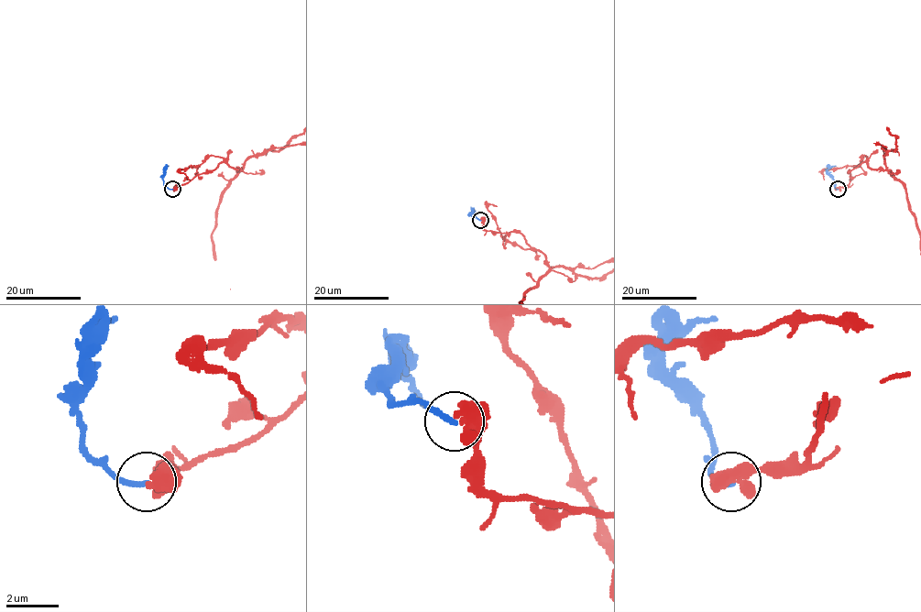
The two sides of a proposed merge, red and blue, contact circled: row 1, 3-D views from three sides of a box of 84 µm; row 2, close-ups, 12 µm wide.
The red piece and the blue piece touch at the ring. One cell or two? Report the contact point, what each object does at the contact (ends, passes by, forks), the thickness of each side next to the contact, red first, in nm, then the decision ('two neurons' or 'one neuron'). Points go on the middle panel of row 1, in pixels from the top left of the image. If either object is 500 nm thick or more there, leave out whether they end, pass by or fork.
(480, 220) | 550/200 nm | two neurons

